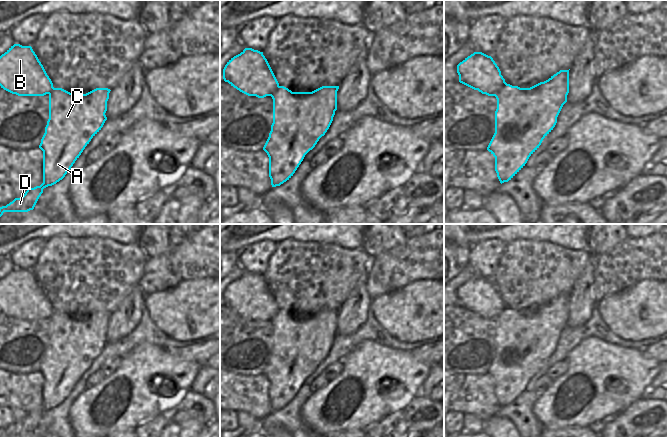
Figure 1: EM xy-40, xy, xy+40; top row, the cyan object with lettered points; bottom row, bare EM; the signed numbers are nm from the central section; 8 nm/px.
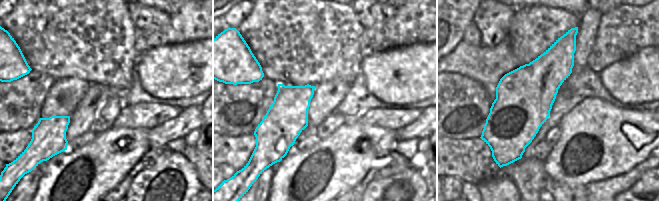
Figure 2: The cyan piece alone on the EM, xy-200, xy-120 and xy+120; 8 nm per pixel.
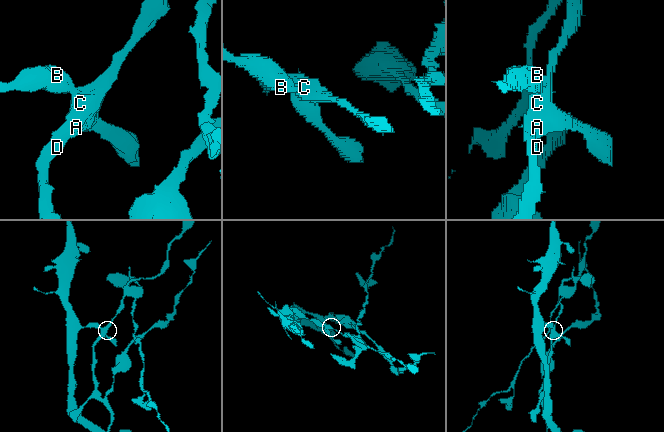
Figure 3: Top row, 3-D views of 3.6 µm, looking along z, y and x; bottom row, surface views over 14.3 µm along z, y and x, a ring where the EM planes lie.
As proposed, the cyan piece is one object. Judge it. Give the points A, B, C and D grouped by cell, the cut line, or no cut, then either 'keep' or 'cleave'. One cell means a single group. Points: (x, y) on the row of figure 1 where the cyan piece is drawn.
groups A C D / B; cut xy+40 (506, 83), (495, 96); cleave

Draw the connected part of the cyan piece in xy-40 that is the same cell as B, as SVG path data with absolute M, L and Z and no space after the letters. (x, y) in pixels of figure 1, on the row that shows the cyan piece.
M20 44L0 56L0 86L18 96L44 96L55 89L32 47Z

